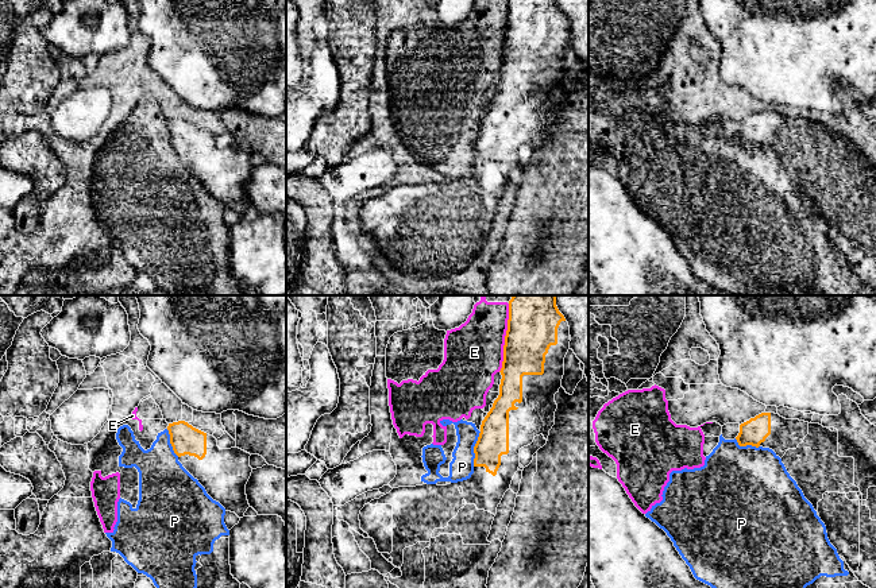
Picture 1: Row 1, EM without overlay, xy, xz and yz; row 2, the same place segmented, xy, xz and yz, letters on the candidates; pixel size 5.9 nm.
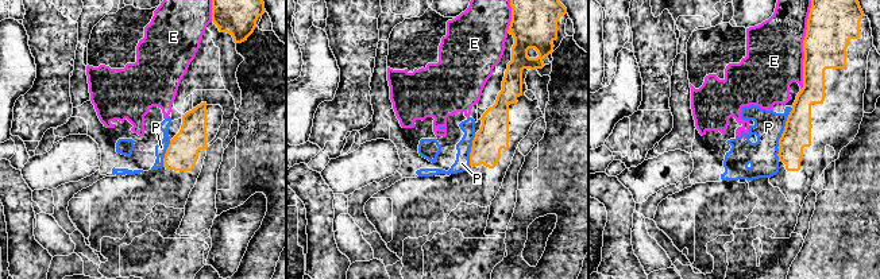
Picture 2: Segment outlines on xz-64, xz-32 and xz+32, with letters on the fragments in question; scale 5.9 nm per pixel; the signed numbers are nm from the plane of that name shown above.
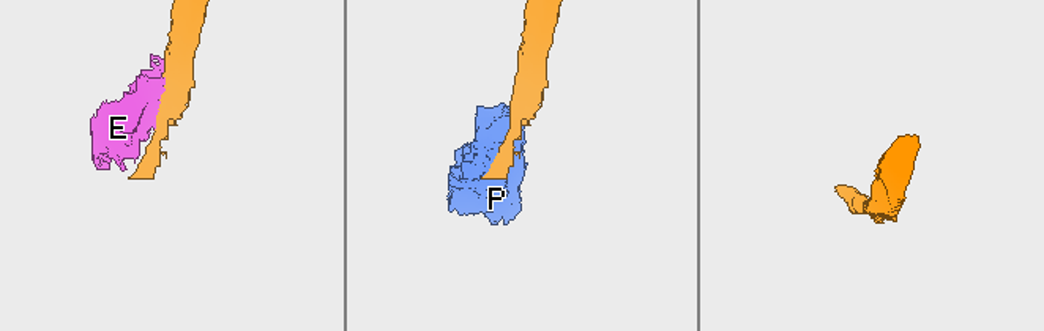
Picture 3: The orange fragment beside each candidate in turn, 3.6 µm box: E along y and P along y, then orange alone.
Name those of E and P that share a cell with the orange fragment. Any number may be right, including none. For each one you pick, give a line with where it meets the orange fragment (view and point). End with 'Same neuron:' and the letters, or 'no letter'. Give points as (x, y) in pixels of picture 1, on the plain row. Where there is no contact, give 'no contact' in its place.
Same neuron: no letter

